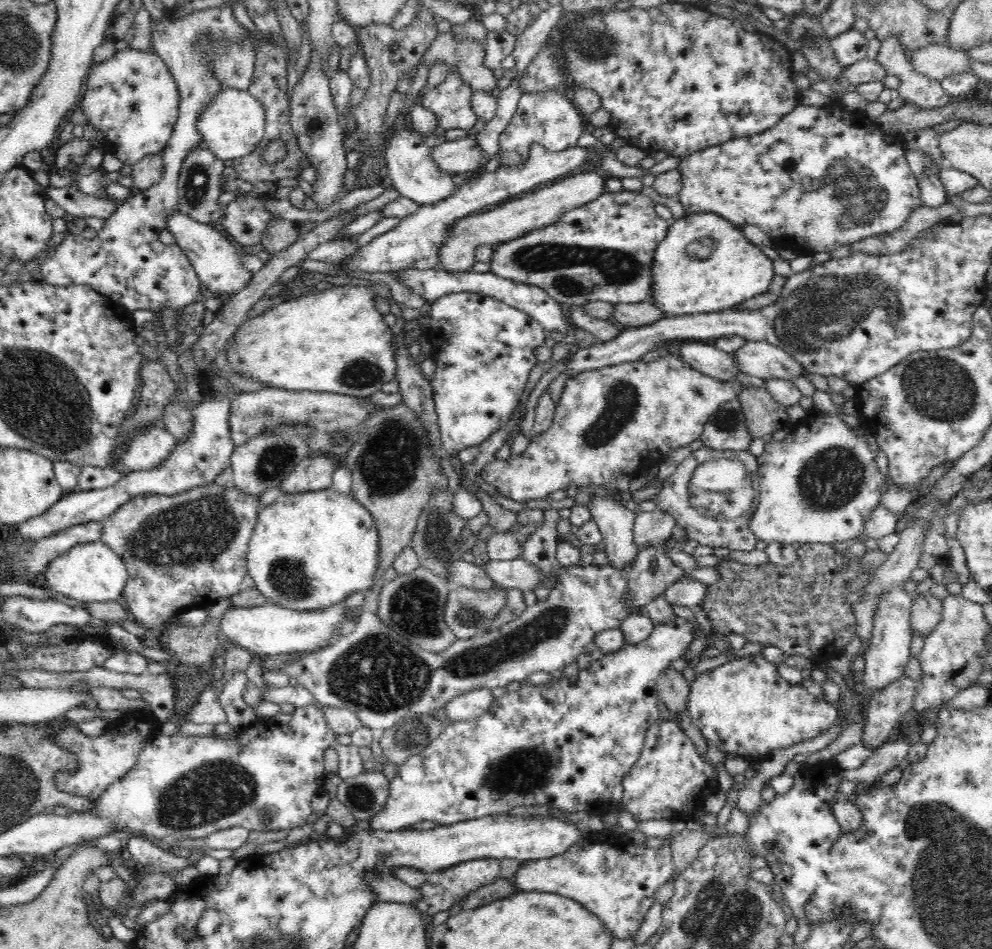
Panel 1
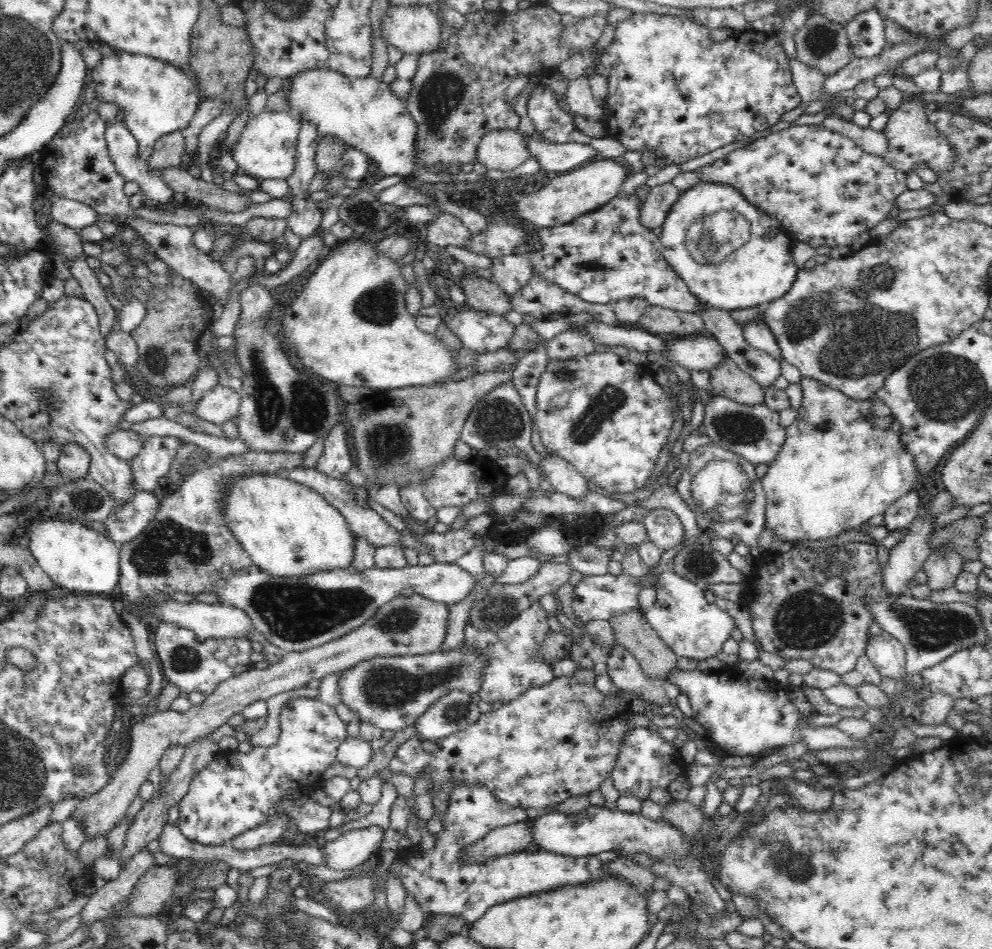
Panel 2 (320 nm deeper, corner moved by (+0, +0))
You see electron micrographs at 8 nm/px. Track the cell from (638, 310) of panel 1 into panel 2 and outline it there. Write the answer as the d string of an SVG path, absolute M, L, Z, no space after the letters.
M652 305L640 316L640 326L646 331L659 336L669 334L693 335L698 334L704 323L699 314L682 312Z

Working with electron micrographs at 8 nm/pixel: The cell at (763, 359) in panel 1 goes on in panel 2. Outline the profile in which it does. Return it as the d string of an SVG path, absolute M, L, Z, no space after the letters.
M700 334L668 340L667 353L663 356L668 362L690 370L707 370L719 365L727 350L713 337Z

